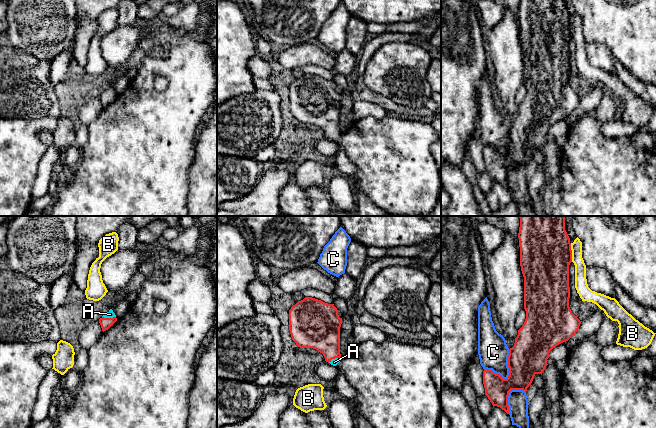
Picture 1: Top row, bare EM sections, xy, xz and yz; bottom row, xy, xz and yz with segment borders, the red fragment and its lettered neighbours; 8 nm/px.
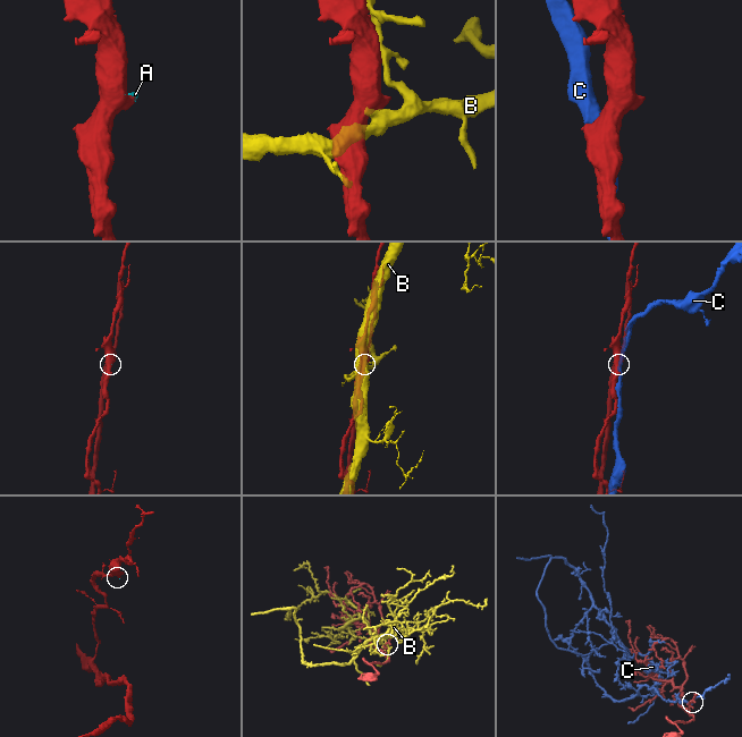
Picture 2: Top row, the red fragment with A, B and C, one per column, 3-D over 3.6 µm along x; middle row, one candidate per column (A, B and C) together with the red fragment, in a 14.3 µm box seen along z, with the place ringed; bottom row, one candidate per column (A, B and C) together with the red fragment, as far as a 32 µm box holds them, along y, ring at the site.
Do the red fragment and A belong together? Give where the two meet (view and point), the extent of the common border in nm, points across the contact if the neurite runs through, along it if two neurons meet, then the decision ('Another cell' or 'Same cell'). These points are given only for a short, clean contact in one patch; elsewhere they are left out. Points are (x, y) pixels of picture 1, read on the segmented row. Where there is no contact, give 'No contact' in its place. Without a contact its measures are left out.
Touches red at xy (109, 318). Shared border 110 nm. Path across: xy (106, 323), (109, 318), (110, 314). Same cell

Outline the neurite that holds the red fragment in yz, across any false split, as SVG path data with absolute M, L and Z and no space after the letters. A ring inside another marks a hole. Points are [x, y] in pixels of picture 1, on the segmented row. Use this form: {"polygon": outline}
{"polygon": "M519 216L519 247L520 266L524 277L524 309L526 319L522 327L518 330L515 343L509 349L508 367L509 376L503 379L492 370L484 369L483 384L485 395L493 406L500 407L507 414L509 412L508 396L511 390L527 391L534 376L541 374L545 370L550 351L557 345L568 341L576 334L581 321L575 316L569 307L570 287L569 287L569 265L572 262L572 250L570 238L565 230L565 216Z"}

